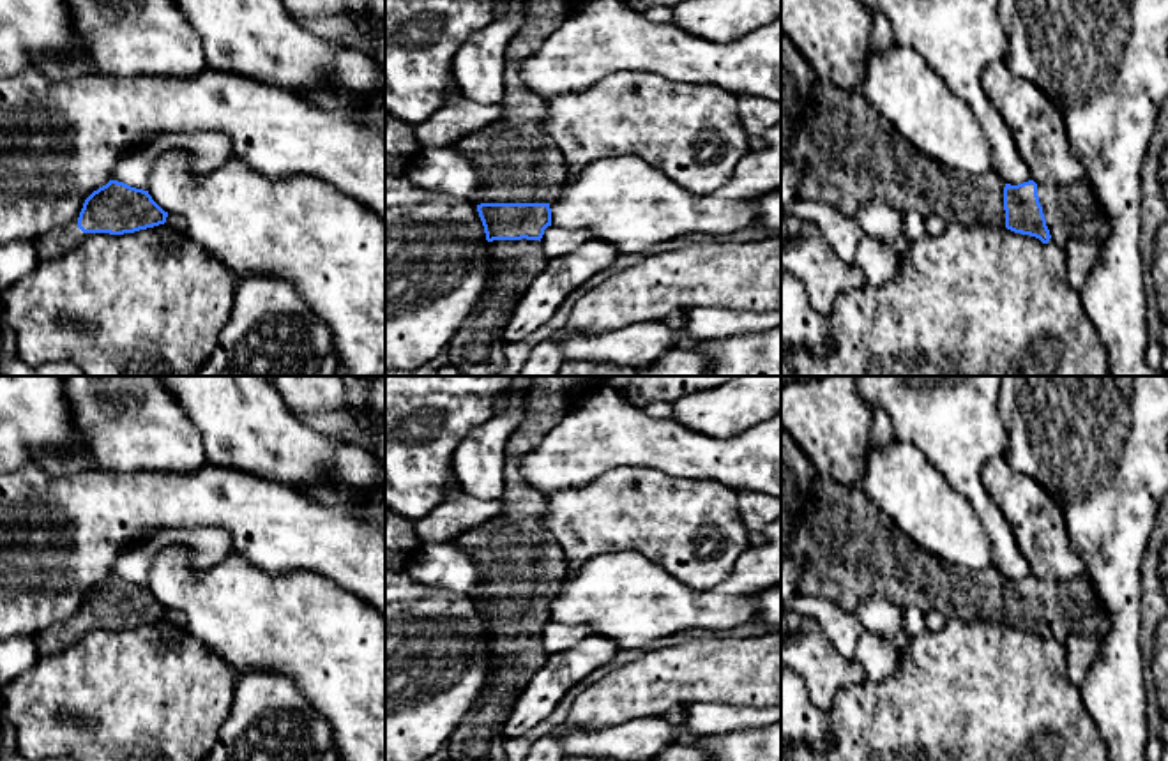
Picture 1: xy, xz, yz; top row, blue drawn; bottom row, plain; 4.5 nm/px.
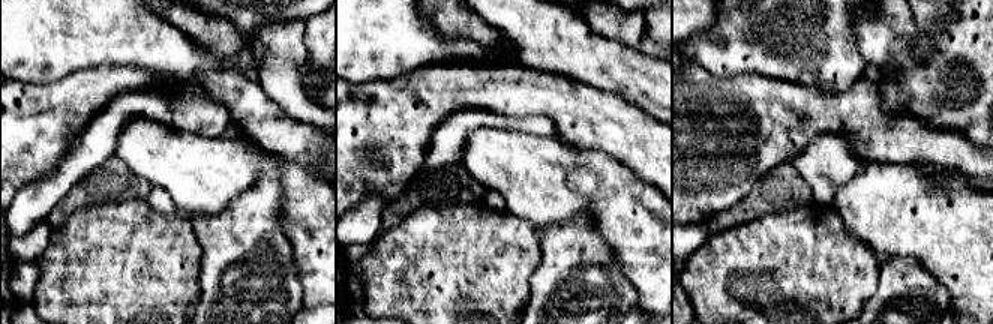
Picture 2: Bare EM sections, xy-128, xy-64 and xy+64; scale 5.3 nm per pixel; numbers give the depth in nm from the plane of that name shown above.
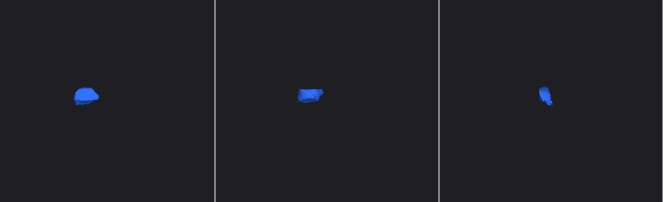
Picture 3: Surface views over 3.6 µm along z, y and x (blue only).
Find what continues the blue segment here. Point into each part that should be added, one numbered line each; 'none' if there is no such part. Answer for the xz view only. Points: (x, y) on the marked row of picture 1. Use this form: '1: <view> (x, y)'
1: xz (516, 161)
2: xz (477, 346)

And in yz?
1: yz (852, 154)
2: yz (1071, 212)

